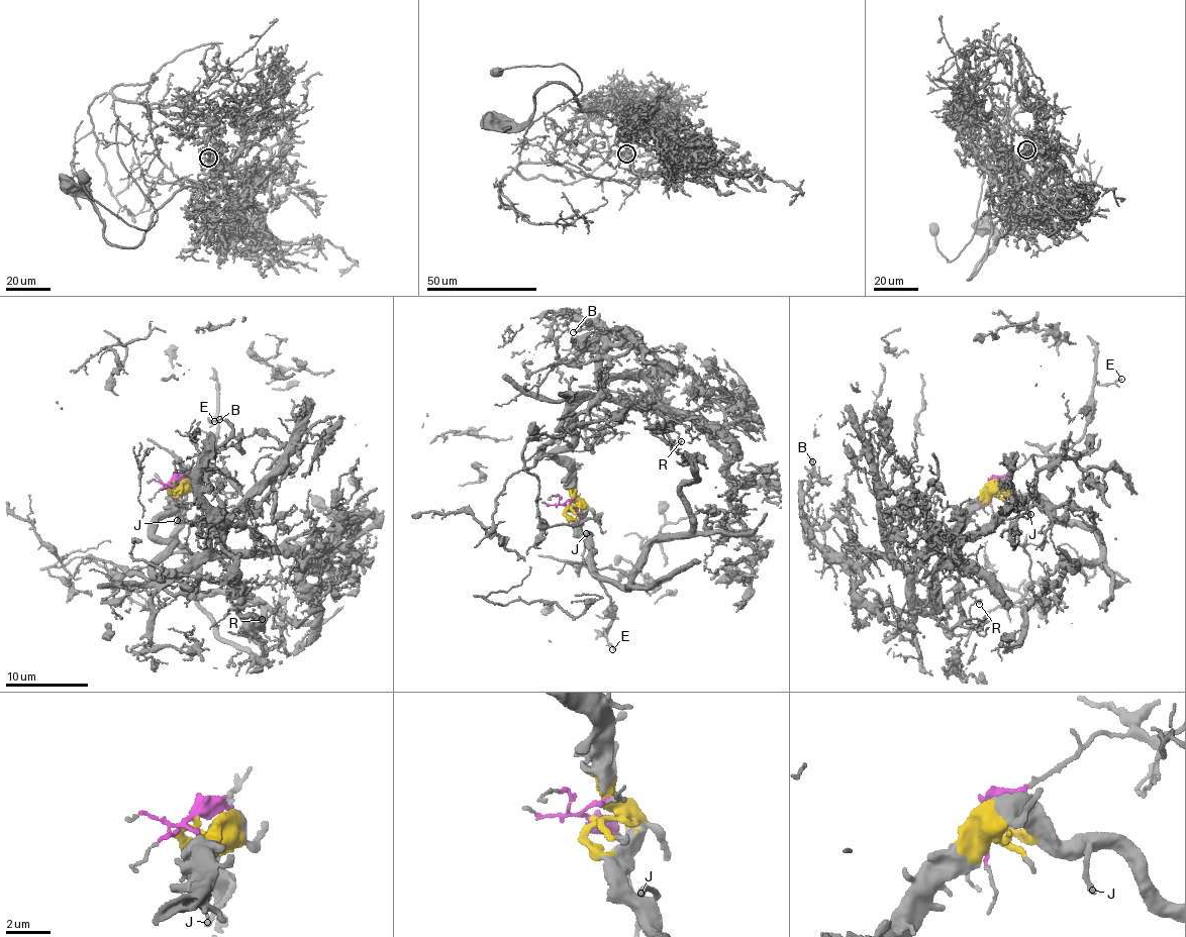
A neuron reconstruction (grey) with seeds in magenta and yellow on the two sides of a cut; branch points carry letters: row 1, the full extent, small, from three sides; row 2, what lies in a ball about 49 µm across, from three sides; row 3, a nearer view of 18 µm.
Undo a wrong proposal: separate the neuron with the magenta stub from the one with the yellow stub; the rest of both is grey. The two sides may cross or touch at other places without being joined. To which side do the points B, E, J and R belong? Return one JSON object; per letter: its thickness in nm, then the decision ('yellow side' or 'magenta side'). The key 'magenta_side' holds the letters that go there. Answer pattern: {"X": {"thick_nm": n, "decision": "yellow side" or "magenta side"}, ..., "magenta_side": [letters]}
{"B": {"thick_nm": 240, "decision": "yellow side"}, "E": {"thick_nm": 80, "decision": "magenta side"}, "J": {"thick_nm": 280, "decision": "yellow side"}, "R": {"thick_nm": 170, "decision": "yellow side"}, "magenta_side": ["E"]}

